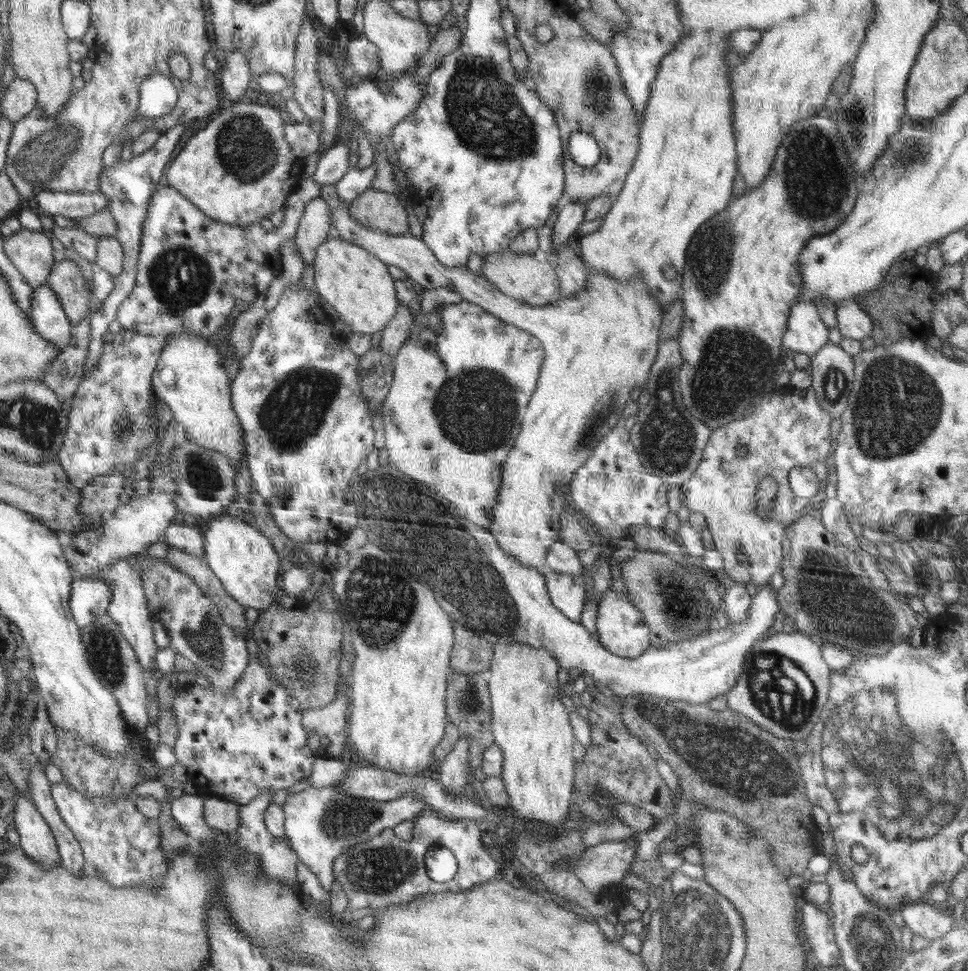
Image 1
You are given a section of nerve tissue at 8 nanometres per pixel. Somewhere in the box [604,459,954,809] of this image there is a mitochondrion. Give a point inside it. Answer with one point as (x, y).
(838, 602)

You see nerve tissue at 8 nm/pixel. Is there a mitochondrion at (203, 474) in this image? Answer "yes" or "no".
yes

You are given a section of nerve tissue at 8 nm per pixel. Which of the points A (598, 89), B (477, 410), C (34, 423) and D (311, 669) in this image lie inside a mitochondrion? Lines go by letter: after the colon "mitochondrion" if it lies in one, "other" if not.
A: mitochondrion
B: mitochondrion
C: mitochondrion
D: mitochondrion

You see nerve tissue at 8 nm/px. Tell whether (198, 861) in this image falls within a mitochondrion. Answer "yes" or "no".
yes

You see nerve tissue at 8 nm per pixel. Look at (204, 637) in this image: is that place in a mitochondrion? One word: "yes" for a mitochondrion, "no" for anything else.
yes

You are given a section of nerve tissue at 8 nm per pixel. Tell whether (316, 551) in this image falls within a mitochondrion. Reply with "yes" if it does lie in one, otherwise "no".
no

